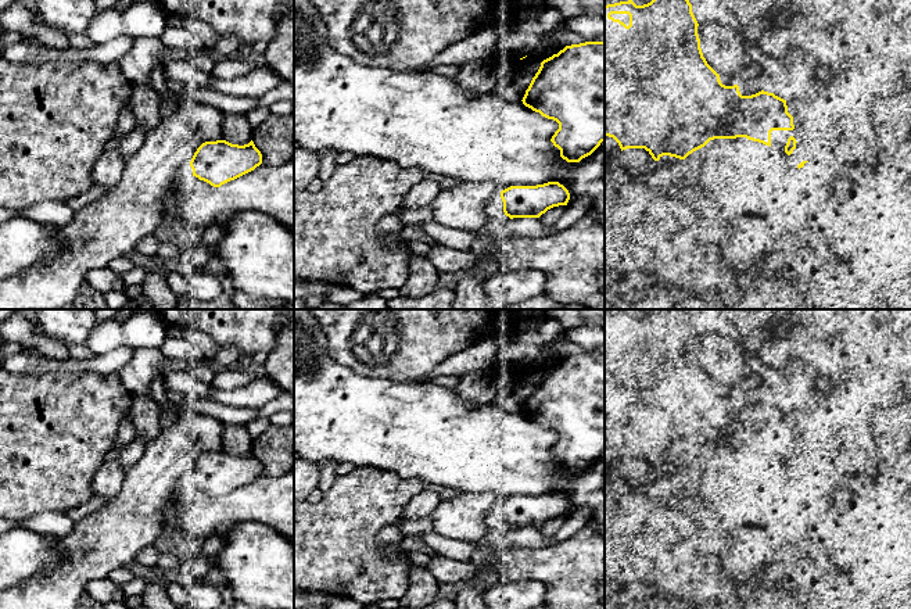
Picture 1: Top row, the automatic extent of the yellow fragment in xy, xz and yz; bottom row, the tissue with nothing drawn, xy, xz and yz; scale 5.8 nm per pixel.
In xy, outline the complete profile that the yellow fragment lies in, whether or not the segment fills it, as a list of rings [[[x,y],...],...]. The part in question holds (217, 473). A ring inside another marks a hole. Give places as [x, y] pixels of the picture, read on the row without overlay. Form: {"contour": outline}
{"contour": [[[226,451],[205,452],[197,459],[191,472],[177,480],[171,501],[162,509],[161,517],[165,520],[171,513],[173,502],[193,487],[214,498],[220,498],[254,481],[261,474],[262,465],[252,451],[244,456],[232,455]]]}

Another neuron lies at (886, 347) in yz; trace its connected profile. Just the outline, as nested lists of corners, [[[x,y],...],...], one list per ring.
[[[861,319],[857,325],[865,333],[865,350],[872,355],[875,365],[901,376],[905,369],[904,340],[893,329],[871,319]]]

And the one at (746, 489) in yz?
[[[746,448],[710,451],[706,462],[707,469],[699,487],[700,497],[703,504],[718,513],[722,530],[760,526],[772,533],[778,544],[795,544],[810,538],[806,491],[785,462]]]

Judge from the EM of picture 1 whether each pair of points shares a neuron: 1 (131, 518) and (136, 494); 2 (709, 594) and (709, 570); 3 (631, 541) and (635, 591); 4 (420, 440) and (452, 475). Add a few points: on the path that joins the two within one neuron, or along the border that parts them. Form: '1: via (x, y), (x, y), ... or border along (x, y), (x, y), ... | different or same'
1: via (136, 512), (136, 500) | same
2: via (709, 588), (709, 576) | same
3: border along (639, 583), (626, 584) | different
4: via (429, 448), (447, 466) | same

